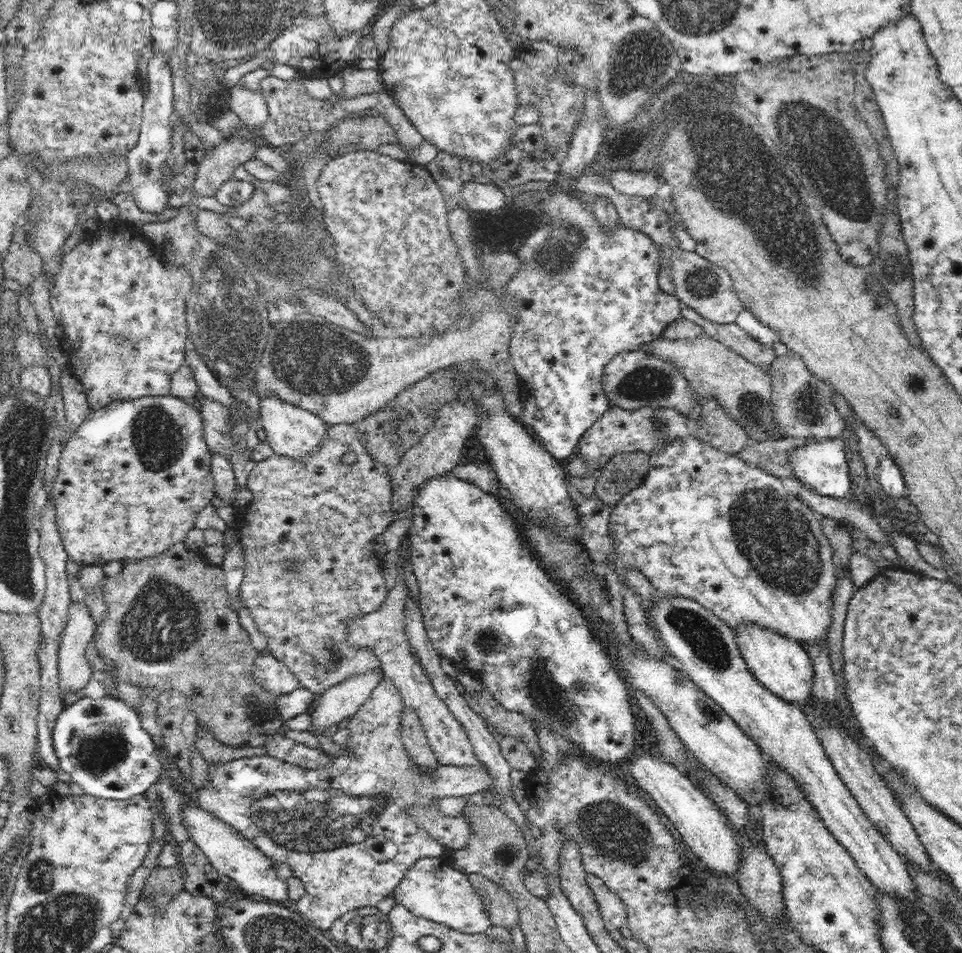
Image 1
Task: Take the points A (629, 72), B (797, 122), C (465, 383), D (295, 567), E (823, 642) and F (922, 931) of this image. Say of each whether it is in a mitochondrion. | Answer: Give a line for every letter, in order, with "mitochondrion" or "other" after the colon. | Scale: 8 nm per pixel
A: mitochondrion
B: mitochondrion
C: other
D: mitochondrion
E: other
F: mitochondrion

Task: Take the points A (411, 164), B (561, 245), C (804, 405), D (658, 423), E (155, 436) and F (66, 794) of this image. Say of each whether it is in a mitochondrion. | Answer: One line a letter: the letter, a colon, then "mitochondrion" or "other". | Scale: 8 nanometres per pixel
A: other
B: mitochondrion
C: mitochondrion
D: mitochondrion
E: mitochondrion
F: other

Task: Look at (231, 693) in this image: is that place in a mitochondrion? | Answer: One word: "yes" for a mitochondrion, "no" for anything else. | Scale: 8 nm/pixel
no

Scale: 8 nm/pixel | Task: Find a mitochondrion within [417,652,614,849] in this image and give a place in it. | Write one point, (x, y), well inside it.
(547, 698)

